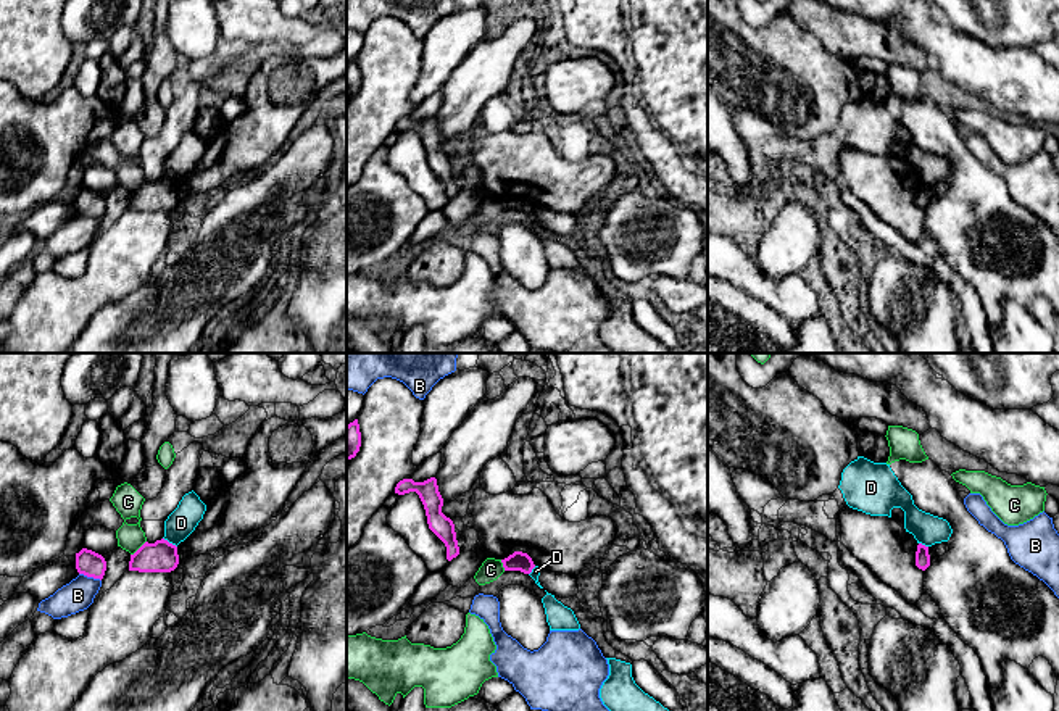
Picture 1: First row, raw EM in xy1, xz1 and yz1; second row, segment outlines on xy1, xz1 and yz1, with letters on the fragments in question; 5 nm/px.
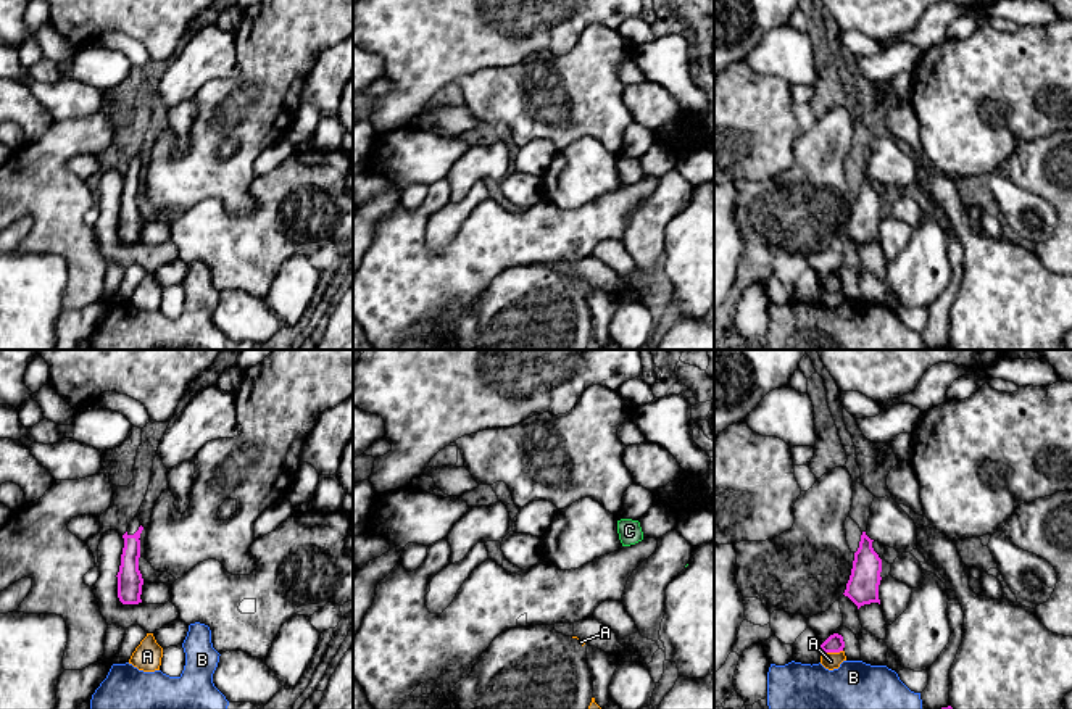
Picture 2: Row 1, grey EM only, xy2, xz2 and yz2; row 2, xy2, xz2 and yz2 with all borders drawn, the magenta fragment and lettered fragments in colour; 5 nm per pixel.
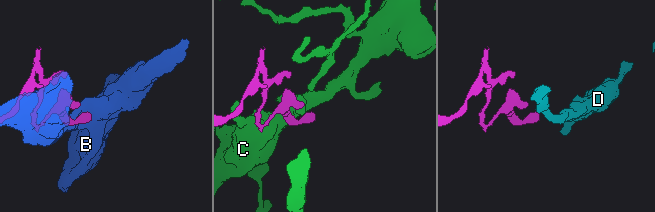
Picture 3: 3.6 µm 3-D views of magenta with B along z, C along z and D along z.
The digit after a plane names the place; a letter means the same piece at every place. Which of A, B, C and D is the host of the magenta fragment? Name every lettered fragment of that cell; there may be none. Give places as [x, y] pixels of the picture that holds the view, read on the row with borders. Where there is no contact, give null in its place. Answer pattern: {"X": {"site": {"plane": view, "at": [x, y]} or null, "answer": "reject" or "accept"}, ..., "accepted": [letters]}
{"A": {"site": {"plane": "yz2", "at": [832, 651]}, "answer": "reject"}, "B": {"site": {"plane": "xy1", "at": [91, 576]}, "answer": "reject"}, "C": {"site": {"plane": "xy1", "at": [139, 548]}, "answer": "reject"}, "D": {"site": {"plane": "xy1", "at": [168, 542]}, "answer": "reject"}, "accepted": []}

